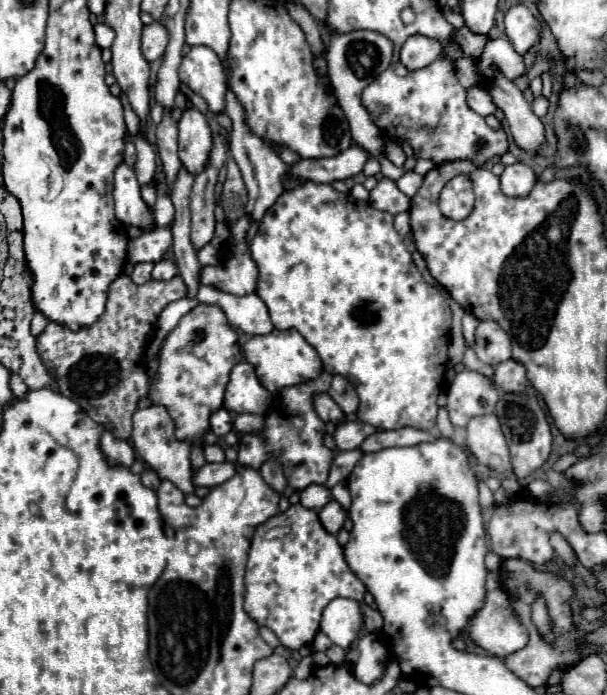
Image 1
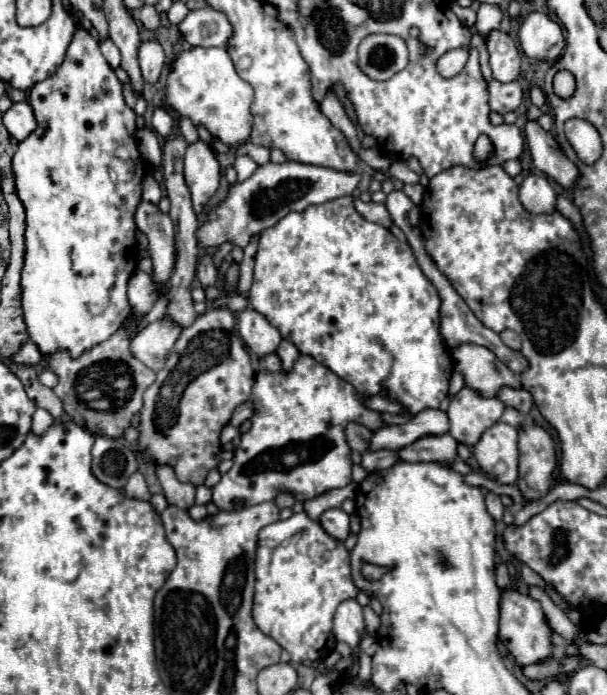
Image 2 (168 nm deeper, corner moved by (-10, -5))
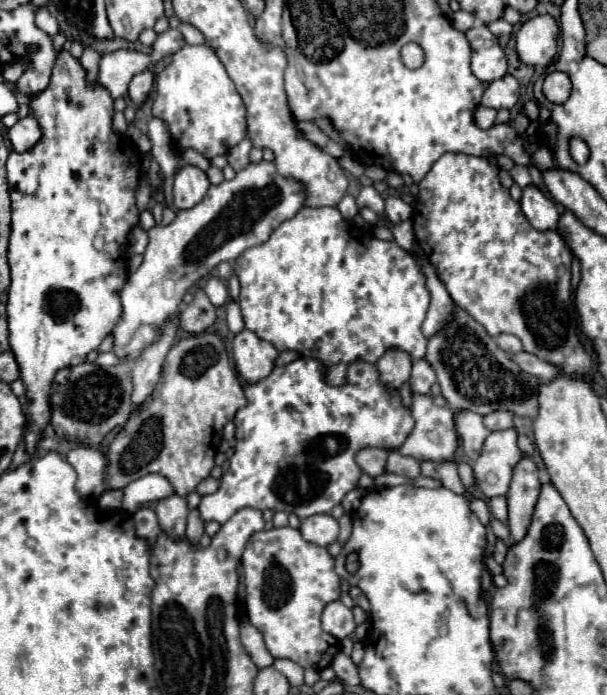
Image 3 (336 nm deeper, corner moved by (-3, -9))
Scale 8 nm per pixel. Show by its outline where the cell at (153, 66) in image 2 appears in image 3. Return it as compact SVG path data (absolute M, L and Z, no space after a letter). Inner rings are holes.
M147 69L147 71L141 71L139 75L135 75L135 79L131 79L129 83L129 97L133 103L141 105L147 95L151 93L153 89L153 73Z

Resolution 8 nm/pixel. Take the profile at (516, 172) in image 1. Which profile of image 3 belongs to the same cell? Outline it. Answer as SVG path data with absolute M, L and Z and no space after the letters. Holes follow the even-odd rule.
M529 185L523 189L521 195L521 209L525 213L525 217L529 219L529 223L539 229L539 231L547 231L547 229L555 229L557 227L557 219L559 219L559 211L555 207L555 201L549 199L547 195L543 195L535 185Z

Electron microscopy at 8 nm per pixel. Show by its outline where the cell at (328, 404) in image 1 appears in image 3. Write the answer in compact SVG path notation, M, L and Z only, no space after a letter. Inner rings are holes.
M363 447L355 453L355 461L357 465L369 475L381 475L385 473L385 461L387 461L389 451L387 449L379 449L379 447Z

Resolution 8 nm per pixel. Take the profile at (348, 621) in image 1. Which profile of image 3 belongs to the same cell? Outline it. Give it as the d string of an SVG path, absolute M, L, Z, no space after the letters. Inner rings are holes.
M333 601L323 609L321 615L323 621L323 631L327 631L329 635L333 635L335 639L345 639L355 631L355 621L353 621L353 613L351 609L347 609L341 601Z

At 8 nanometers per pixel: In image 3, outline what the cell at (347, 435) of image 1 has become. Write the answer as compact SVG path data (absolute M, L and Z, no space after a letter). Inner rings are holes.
M413 395L413 405L411 405L411 415L415 419L415 427L411 435L405 439L405 443L395 449L401 455L411 455L413 459L425 461L443 461L443 459L453 459L453 453L457 449L457 435L453 431L453 411L447 407L437 407L433 405L431 397L425 395Z

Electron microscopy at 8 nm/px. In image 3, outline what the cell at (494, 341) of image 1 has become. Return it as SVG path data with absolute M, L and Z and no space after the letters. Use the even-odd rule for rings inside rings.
M499 335L497 337L497 345L505 353L519 353L521 351L521 341L515 335Z

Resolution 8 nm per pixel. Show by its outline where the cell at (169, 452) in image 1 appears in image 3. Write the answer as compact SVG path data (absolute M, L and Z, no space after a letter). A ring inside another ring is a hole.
M169 495L167 499L161 499L155 509L159 517L159 525L165 533L171 537L183 537L187 527L187 499L181 495Z

